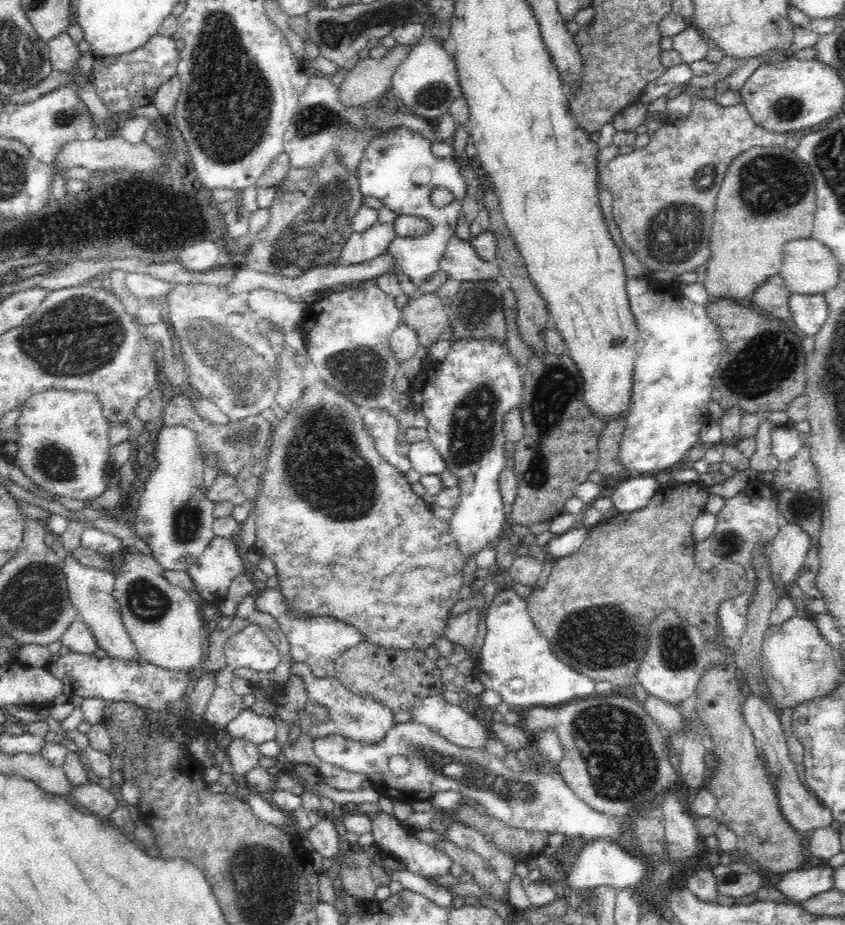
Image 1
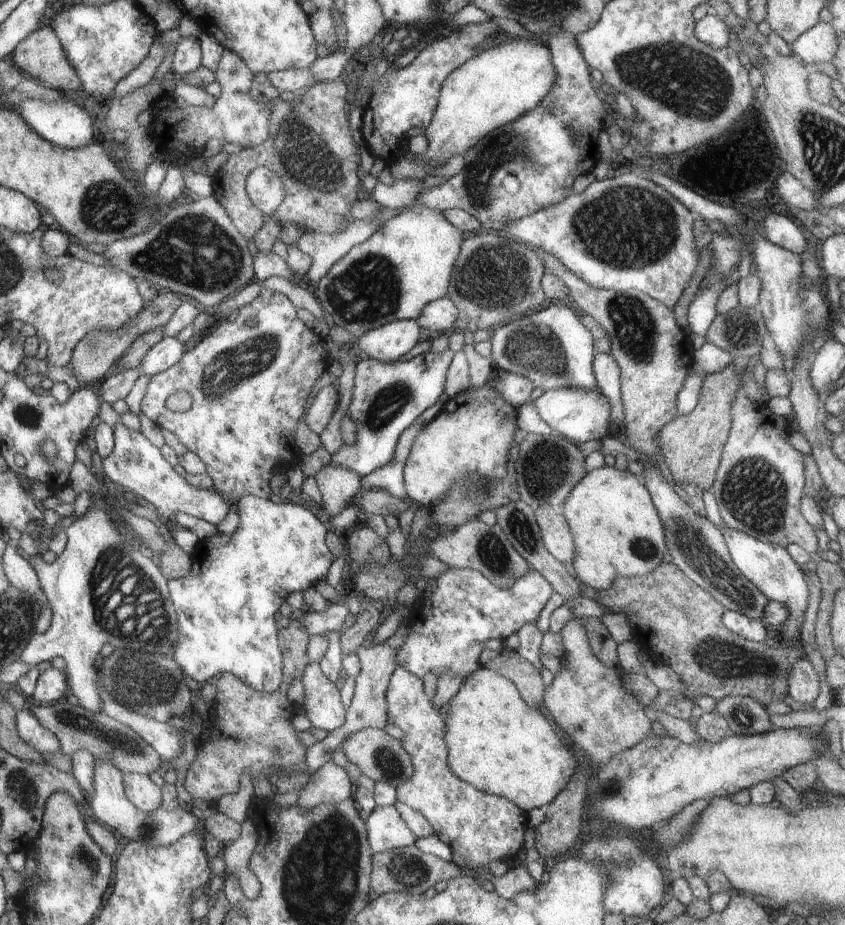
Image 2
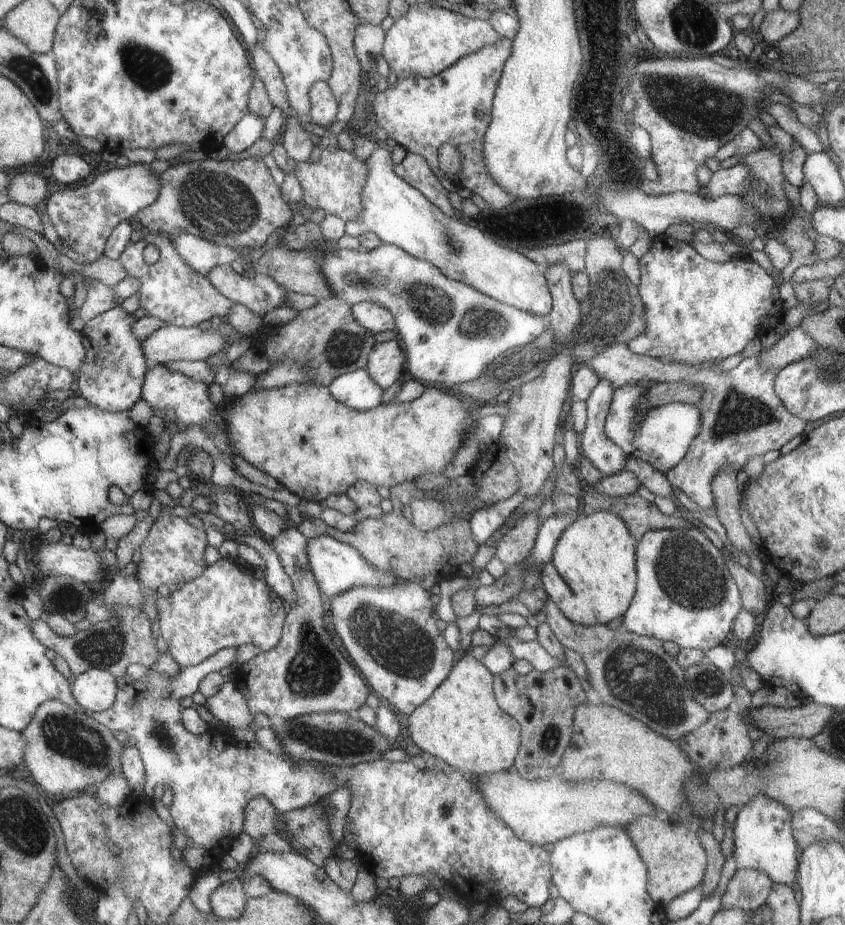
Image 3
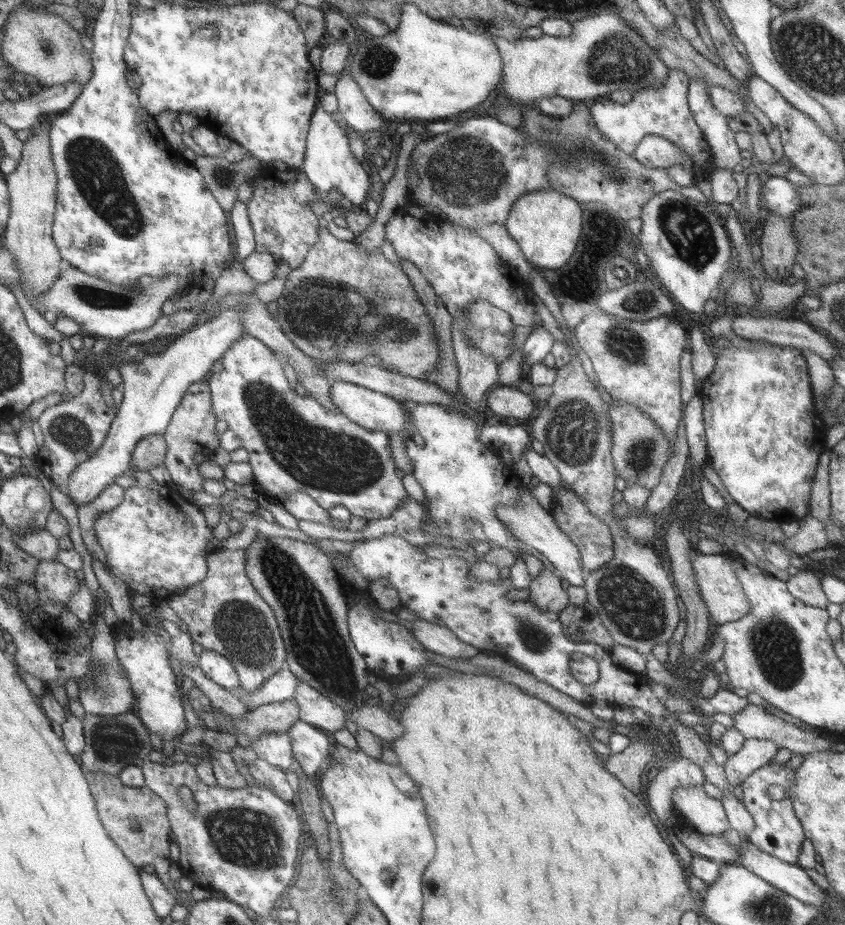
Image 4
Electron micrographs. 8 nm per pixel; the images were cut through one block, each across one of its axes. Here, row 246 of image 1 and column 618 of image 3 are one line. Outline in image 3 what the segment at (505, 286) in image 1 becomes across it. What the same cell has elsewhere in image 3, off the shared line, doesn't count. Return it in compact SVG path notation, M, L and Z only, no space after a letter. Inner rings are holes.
M601 379L596 385L596 388L590 393L590 396L585 400L587 406L587 423L584 432L581 434L580 448L582 448L583 456L588 458L603 475L615 475L624 471L626 461L630 458L605 433L605 420L607 419L609 408L614 398L616 398L616 390L613 384L606 379Z

